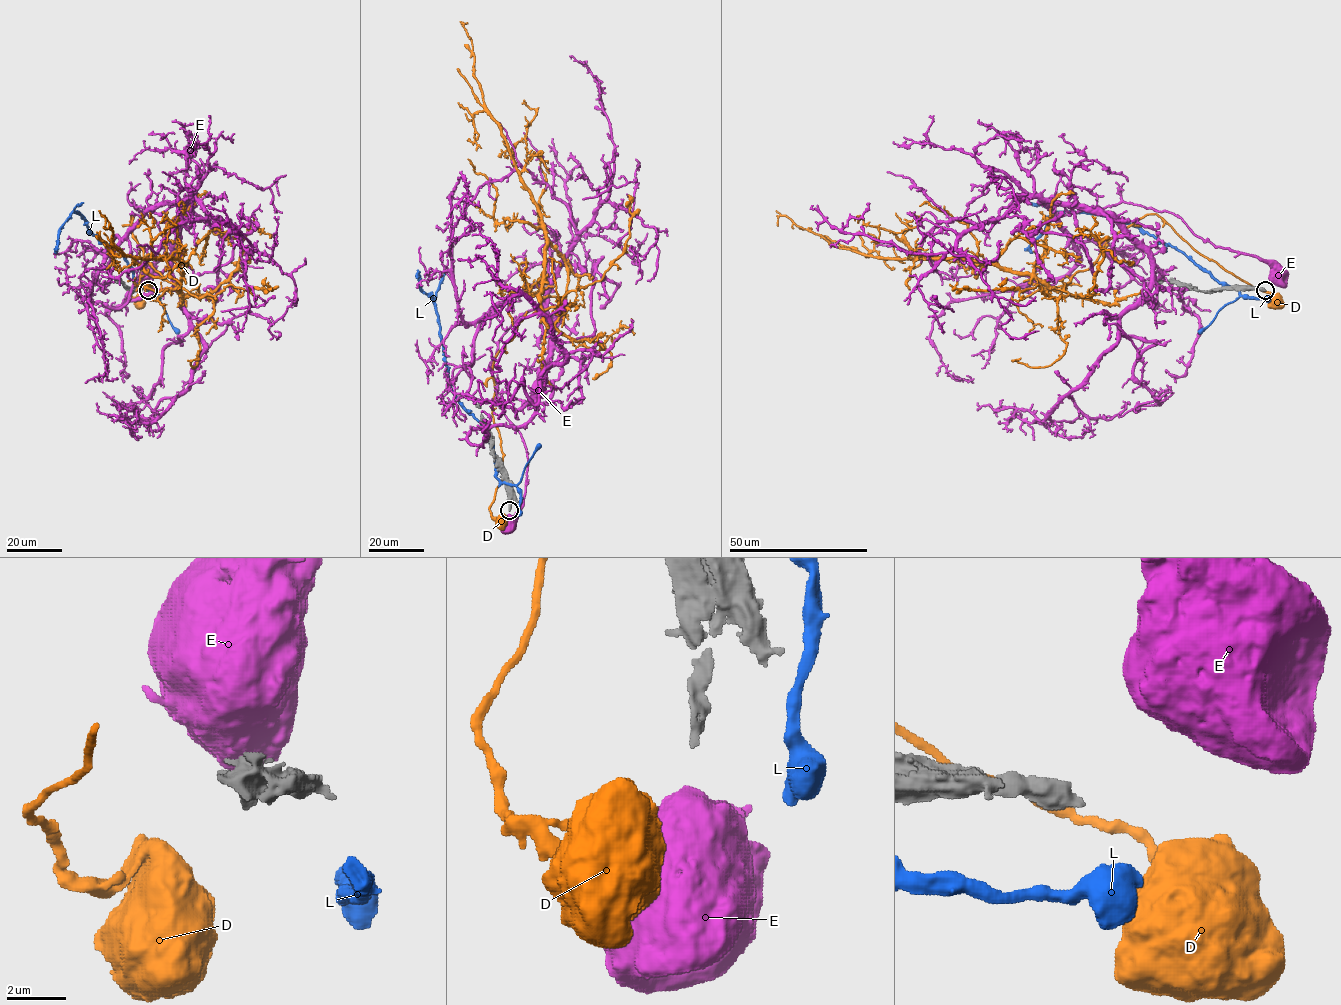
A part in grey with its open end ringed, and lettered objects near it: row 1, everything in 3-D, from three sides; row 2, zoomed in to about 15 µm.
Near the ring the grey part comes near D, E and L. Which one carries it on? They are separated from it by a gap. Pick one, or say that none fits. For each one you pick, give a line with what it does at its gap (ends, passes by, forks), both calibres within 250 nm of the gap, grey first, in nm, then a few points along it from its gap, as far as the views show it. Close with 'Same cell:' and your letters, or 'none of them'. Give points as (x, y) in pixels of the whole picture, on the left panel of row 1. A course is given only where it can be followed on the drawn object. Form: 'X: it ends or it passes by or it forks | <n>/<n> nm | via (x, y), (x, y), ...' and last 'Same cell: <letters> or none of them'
Same cell: none of them

